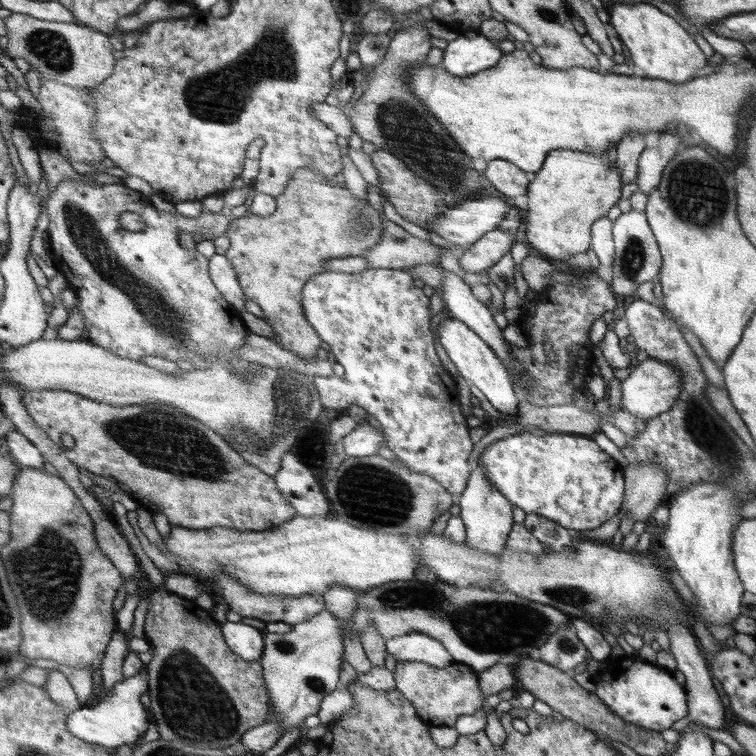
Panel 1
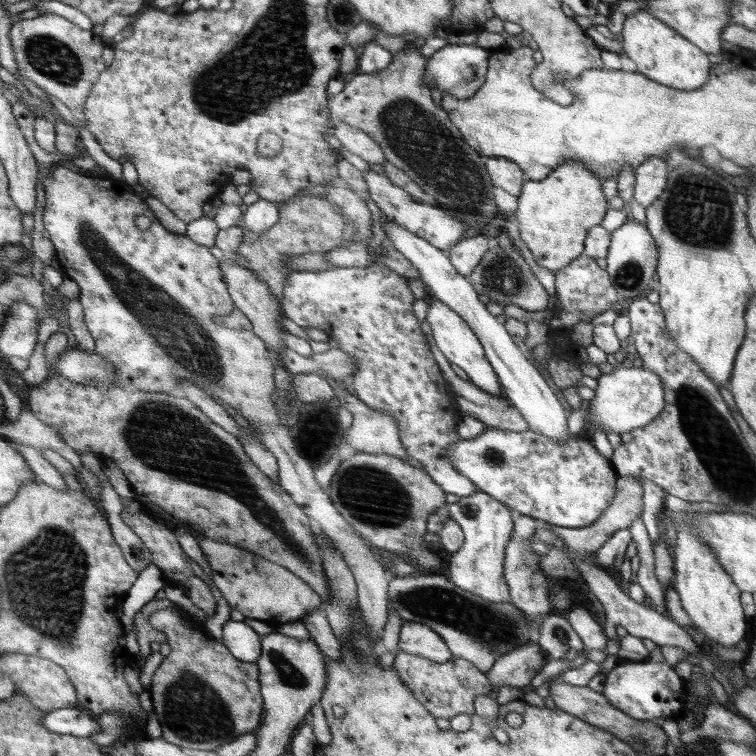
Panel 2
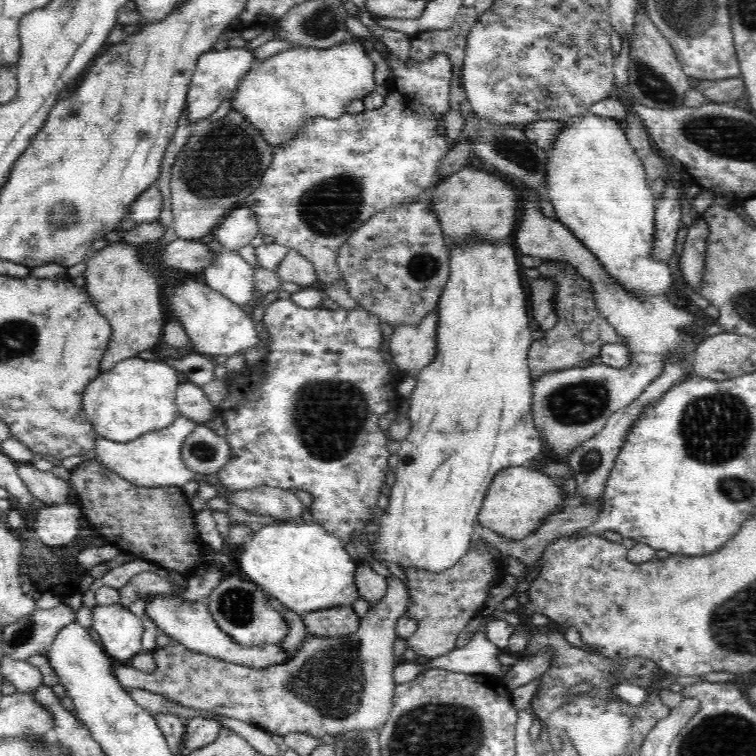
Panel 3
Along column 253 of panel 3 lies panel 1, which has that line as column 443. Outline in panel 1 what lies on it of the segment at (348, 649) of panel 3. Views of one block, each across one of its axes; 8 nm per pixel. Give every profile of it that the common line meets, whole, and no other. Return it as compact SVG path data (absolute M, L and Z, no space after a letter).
M398 661L393 677L396 689L411 701L420 719L430 727L454 727L459 716L474 714L486 705L479 684L479 673L460 662L453 662L446 668L438 668L420 661Z

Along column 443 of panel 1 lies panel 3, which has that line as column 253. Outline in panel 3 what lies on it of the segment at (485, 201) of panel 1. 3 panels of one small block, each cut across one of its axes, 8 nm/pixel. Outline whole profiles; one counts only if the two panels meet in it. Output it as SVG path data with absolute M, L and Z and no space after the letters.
M246 206L233 208L212 230L216 242L230 250L240 250L258 234L255 214Z

